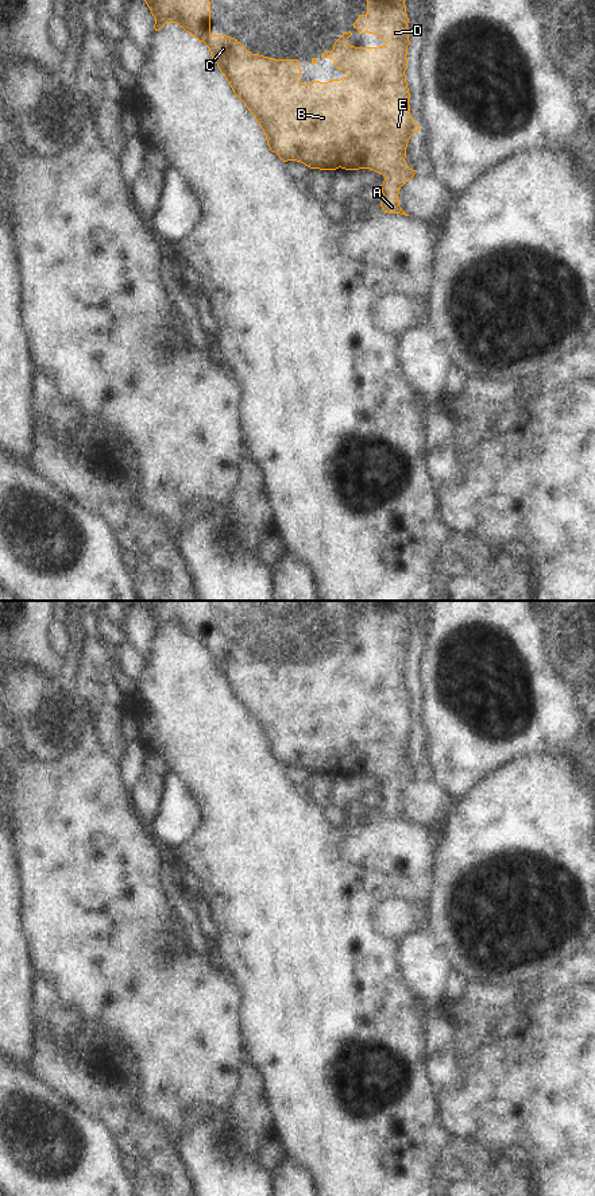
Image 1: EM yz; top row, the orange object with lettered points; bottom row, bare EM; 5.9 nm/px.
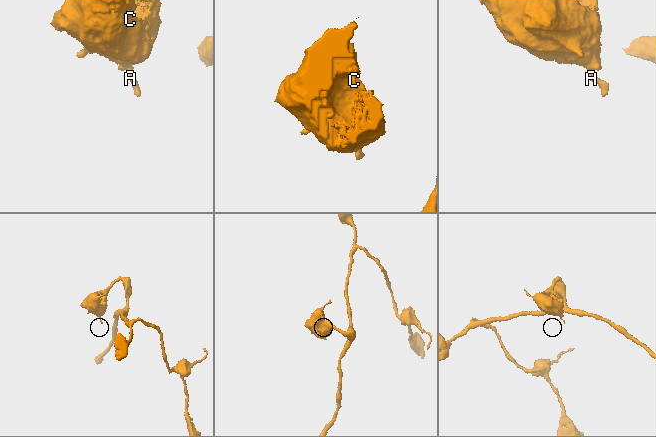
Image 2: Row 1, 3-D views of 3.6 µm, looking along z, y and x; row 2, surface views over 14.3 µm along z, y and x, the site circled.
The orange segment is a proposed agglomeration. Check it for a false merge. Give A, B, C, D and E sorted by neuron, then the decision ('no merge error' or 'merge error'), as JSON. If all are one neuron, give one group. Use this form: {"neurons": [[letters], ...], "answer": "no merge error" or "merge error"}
{"neurons": [["A", "B", "C", "D", "E"]], "answer": "no merge error"}

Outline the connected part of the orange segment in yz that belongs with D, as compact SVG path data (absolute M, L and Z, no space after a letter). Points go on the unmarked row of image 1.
M139 601L155 622L154 633L177 628L197 645L204 647L233 698L255 721L266 740L267 749L283 767L297 765L310 773L345 775L370 773L385 782L380 790L380 811L389 818L406 819L399 811L399 794L413 783L413 775L405 767L406 752L418 729L410 719L407 672L409 622L403 601L364 601L367 618L353 628L362 638L374 638L386 649L355 652L347 648L352 640L344 637L332 656L321 661L332 663L339 675L348 679L328 687L300 687L298 664L275 664L252 659L237 644L210 638L210 601Z

